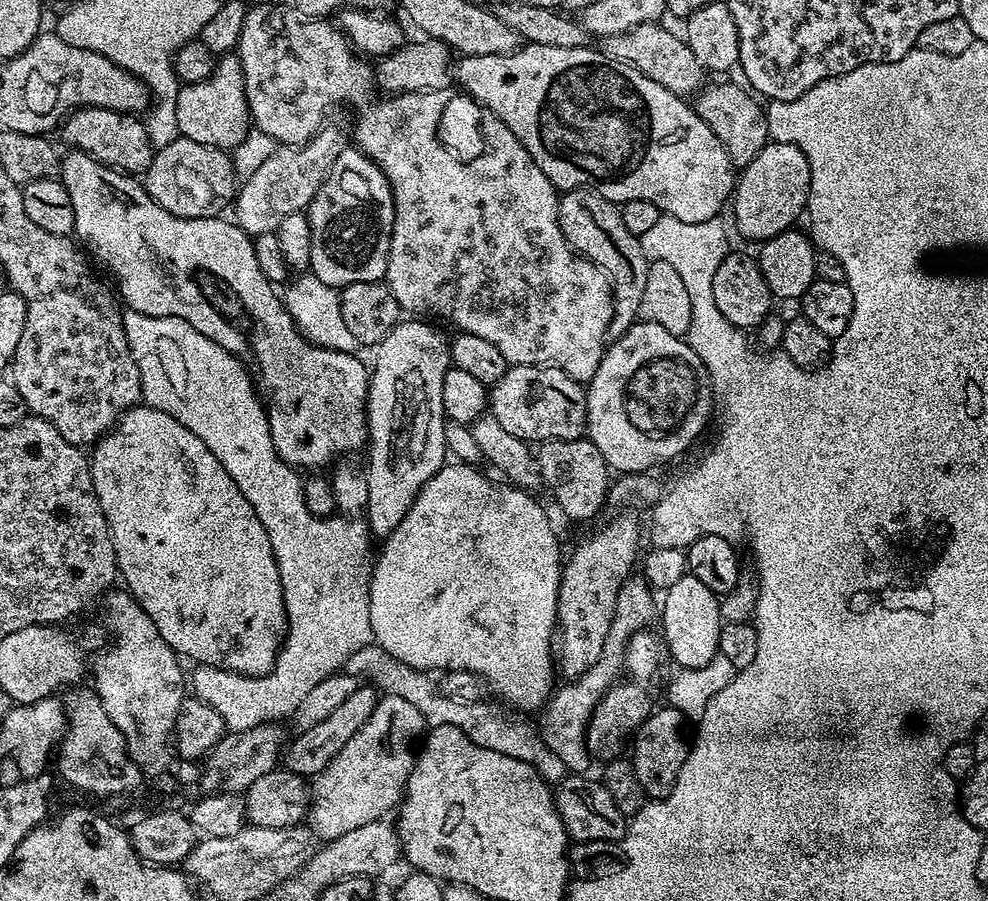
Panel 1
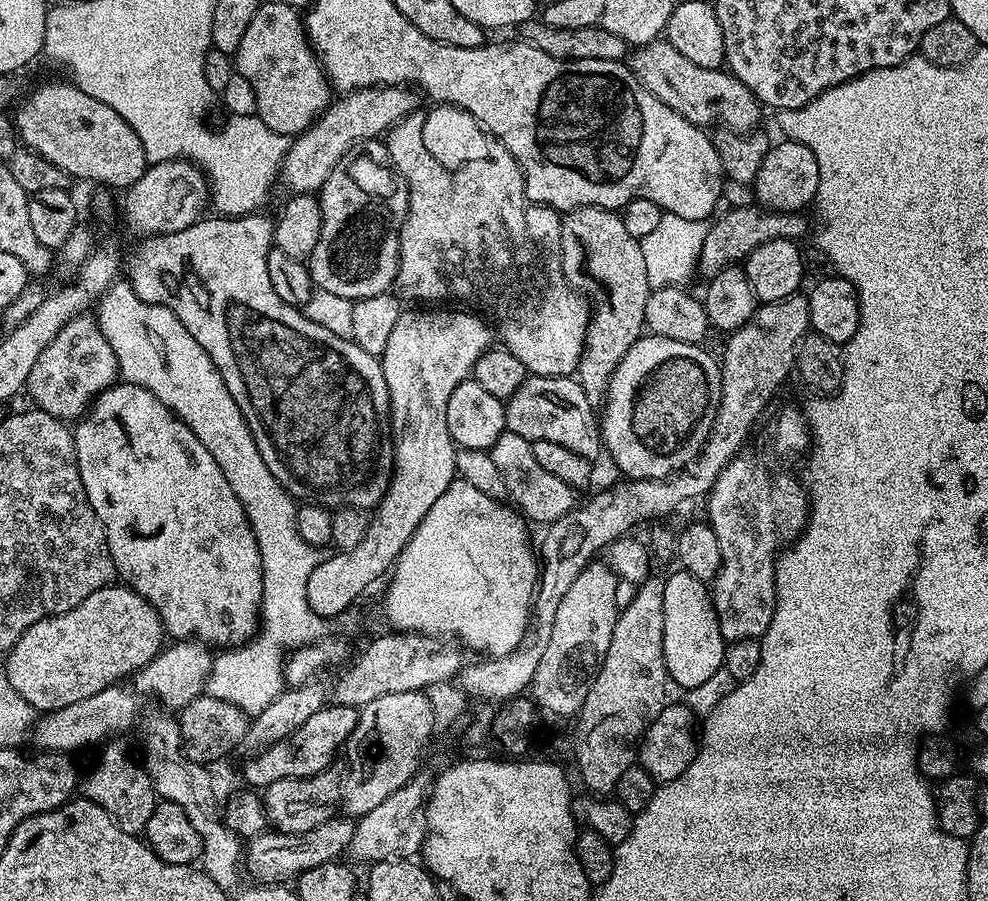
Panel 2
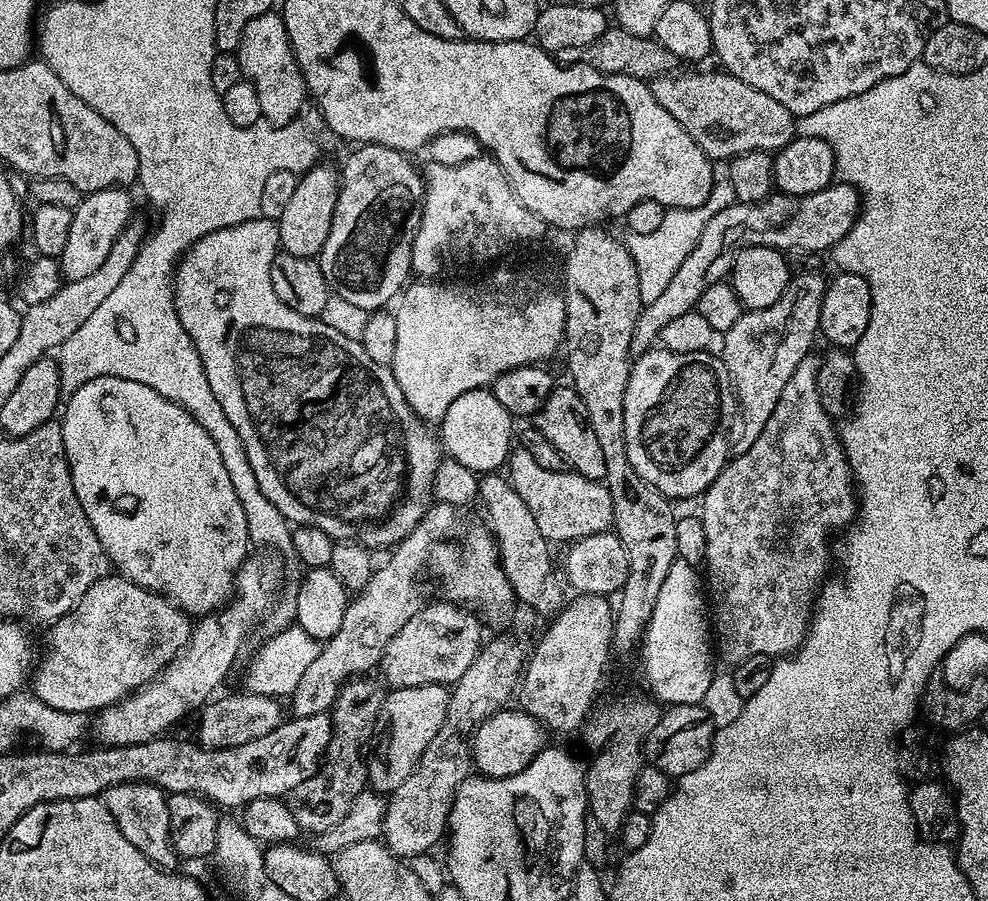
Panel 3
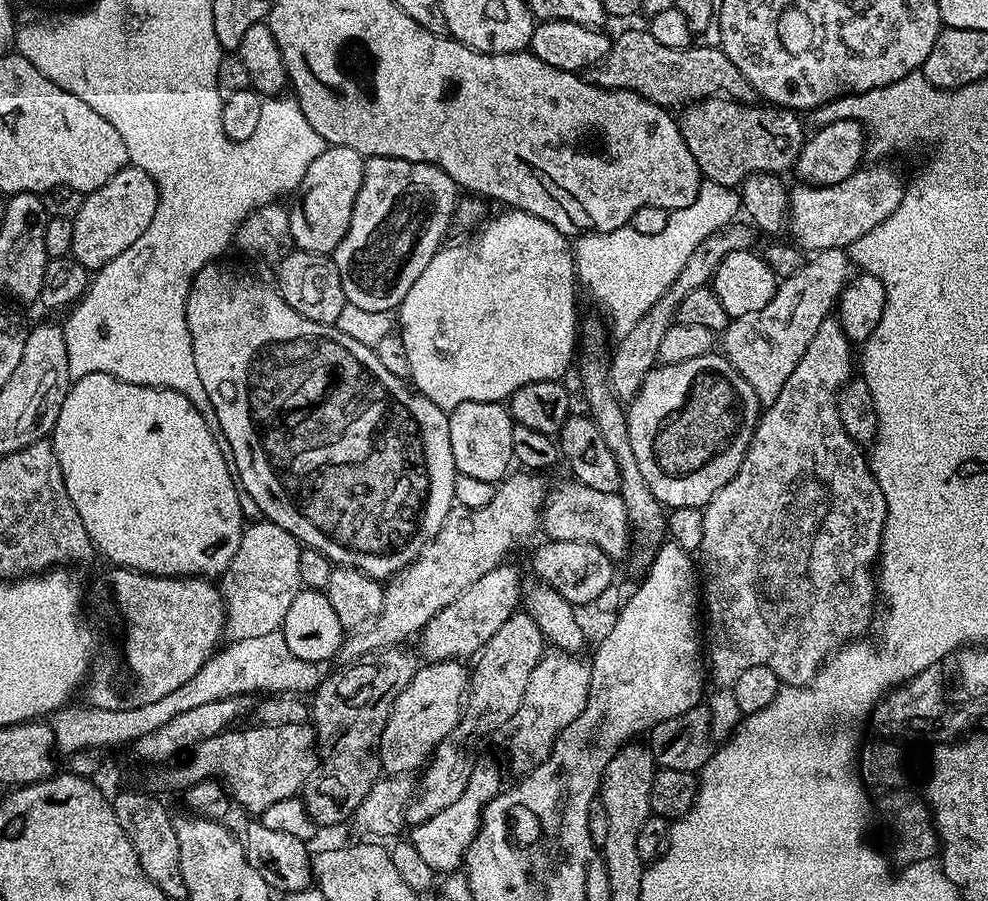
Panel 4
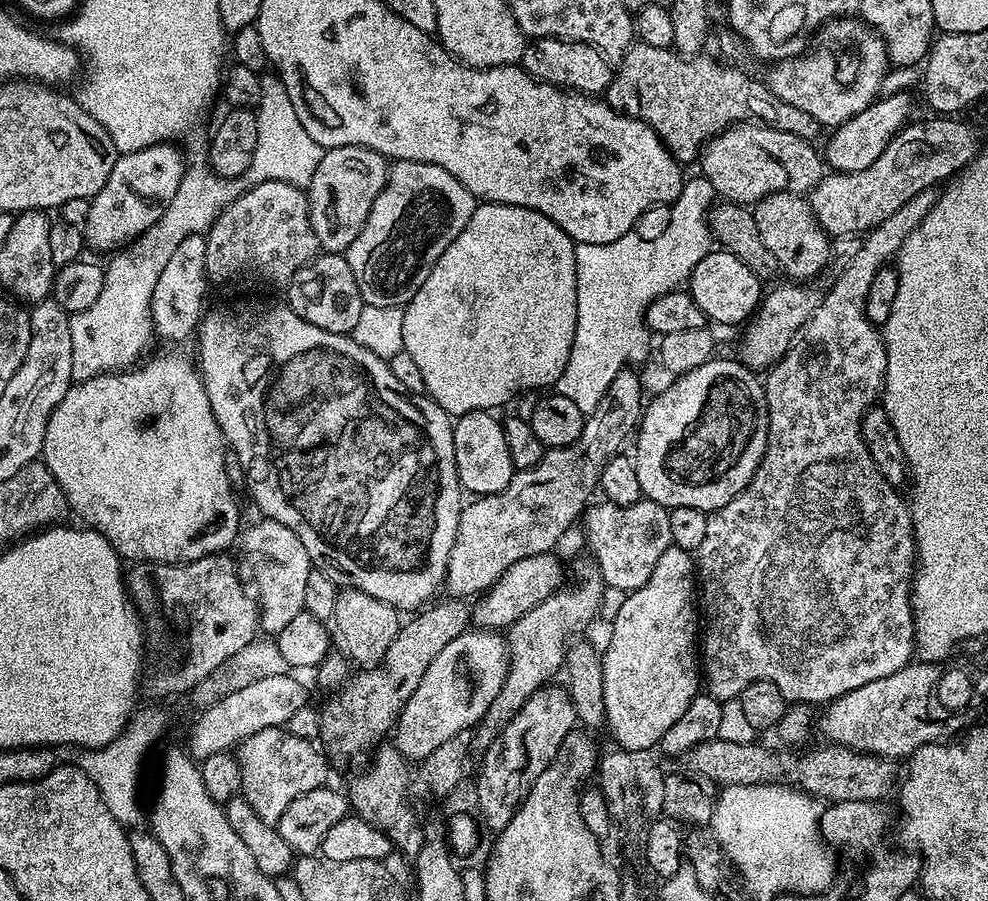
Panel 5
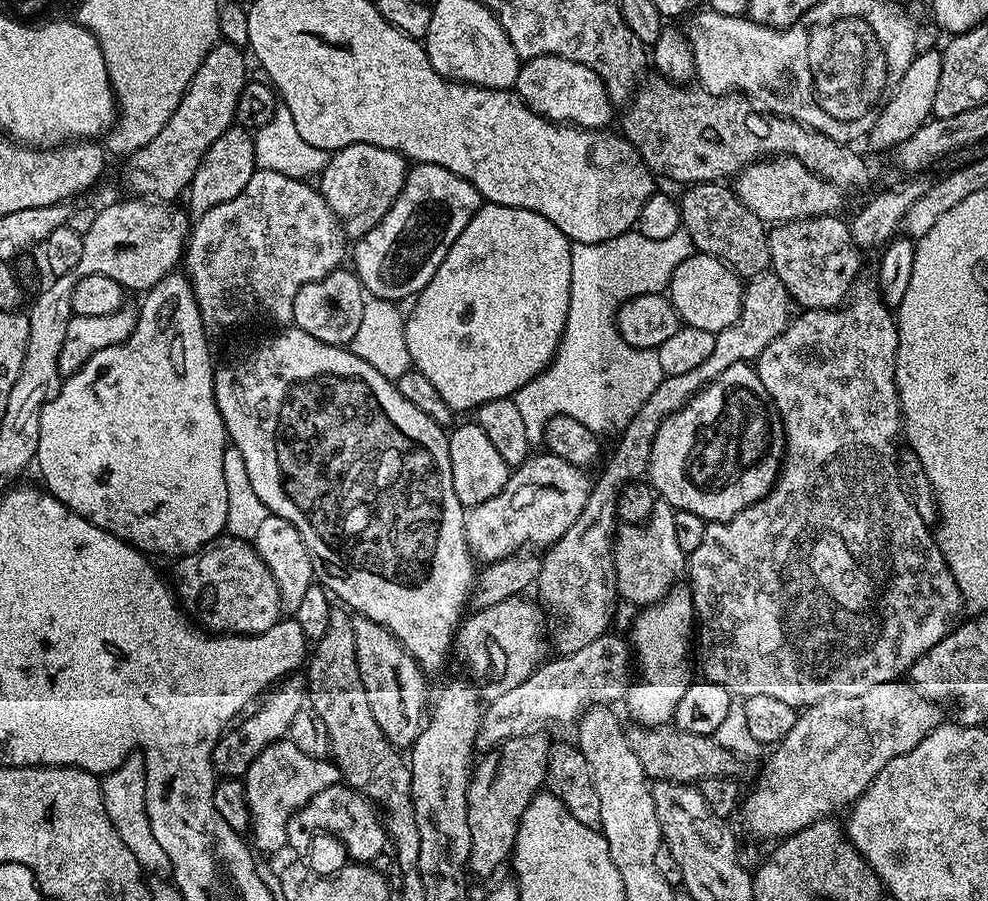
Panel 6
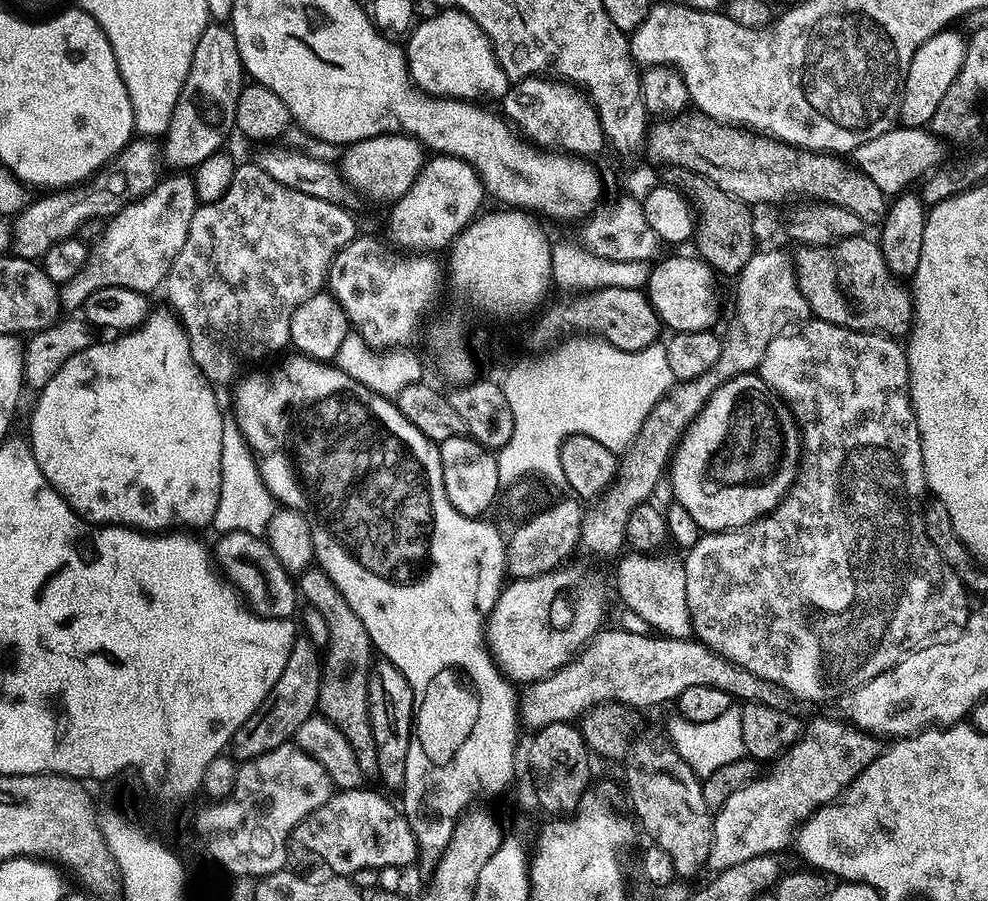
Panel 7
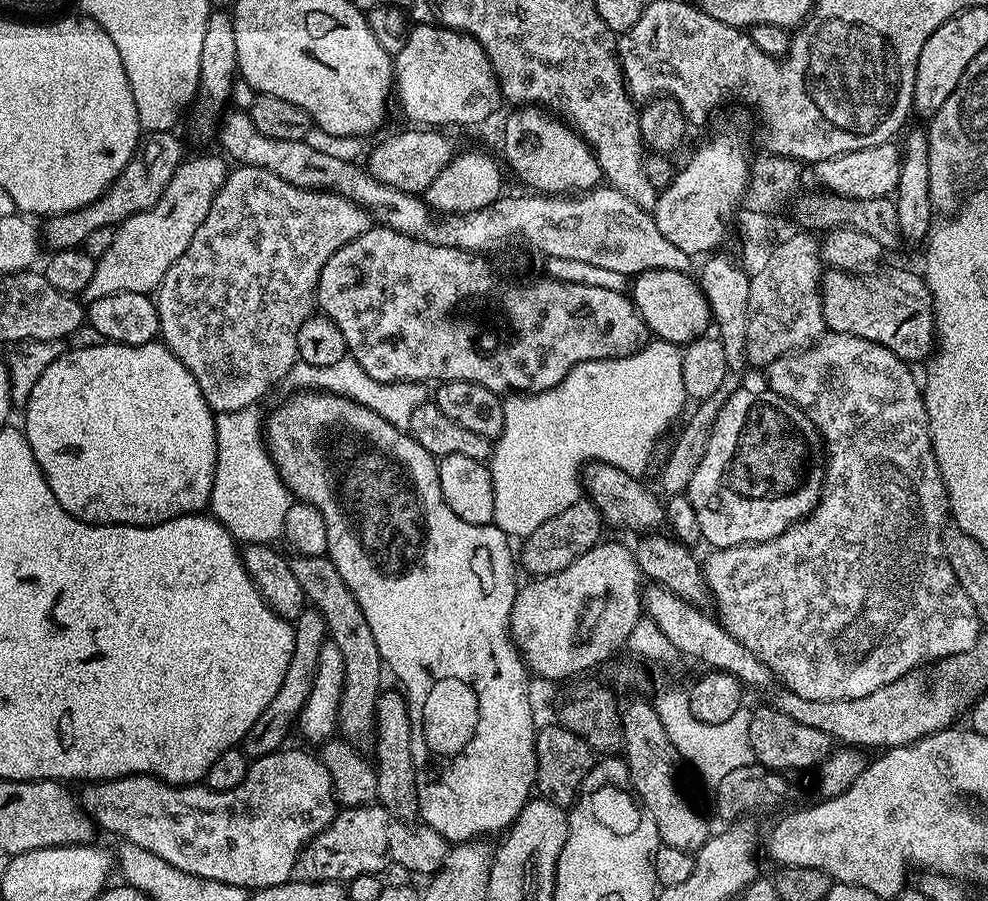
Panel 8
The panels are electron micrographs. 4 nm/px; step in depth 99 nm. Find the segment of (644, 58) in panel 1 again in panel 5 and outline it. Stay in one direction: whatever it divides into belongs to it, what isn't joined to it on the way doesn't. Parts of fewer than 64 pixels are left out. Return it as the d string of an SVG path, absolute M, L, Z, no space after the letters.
M745 122L733 124L719 136L713 136L704 145L699 157L699 171L708 179L710 186L714 186L717 197L721 201L745 206L755 206L763 196L771 192L794 192L807 194L824 179L826 175L826 164L821 153L814 149L813 141L803 140L798 134L778 130L771 124L759 122Z

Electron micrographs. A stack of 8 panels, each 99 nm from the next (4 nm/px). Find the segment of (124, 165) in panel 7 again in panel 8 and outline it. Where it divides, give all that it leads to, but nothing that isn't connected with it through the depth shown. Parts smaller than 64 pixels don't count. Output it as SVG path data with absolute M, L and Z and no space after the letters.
M175 131L145 135L138 154L133 156L132 161L118 174L118 178L108 191L77 212L47 217L49 249L79 248L92 231L102 226L116 228L123 220L128 220L134 214L142 214L142 210L153 208L162 198L170 178L174 178L174 170L178 170L186 156L176 135Z

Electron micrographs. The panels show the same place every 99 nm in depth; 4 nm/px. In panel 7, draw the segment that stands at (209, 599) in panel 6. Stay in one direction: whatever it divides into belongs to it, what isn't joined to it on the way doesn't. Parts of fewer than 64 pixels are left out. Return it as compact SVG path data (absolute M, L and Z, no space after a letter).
M225 532L214 548L214 560L222 569L223 575L230 578L243 603L263 620L287 620L293 614L298 601L298 584L289 572L278 562L274 550L270 550L264 536L245 532Z

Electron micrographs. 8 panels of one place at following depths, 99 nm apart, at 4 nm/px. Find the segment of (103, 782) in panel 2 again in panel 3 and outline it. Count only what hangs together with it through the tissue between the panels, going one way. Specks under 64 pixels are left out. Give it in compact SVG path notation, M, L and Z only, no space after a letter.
M143 782L118 784L106 789L102 793L102 799L118 830L126 834L126 842L130 842L130 846L138 846L138 850L142 850L142 854L146 854L146 858L150 858L150 862L154 862L159 868L172 870L177 867L178 857L172 839L168 836L168 796L163 788Z

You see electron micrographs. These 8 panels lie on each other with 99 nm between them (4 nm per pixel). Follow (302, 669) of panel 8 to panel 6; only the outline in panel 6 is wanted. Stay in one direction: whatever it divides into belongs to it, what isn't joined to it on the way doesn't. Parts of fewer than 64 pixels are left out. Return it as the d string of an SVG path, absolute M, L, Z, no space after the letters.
M296 678L285 679L278 687L269 691L263 697L263 700L265 700L257 712L249 711L243 719L233 723L228 731L220 735L212 751L212 768L215 770L217 777L244 777L248 772L248 767L256 761L262 749L287 737L290 722L294 722L294 718L298 718L298 714L305 711L306 708L305 681L303 679L292 679Z

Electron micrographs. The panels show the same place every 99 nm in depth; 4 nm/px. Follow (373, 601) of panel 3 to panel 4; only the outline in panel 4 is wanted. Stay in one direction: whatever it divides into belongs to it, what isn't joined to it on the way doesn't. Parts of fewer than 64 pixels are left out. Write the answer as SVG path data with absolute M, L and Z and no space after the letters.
M528 470L513 471L497 487L494 498L490 498L490 502L486 502L484 508L452 507L450 514L446 514L446 522L442 522L442 530L438 530L438 534L433 540L428 541L420 555L403 572L387 581L384 589L384 605L380 615L363 630L357 631L345 639L342 649L345 661L355 662L360 657L368 655L369 652L403 645L408 642L404 640L410 639L412 635L413 639L417 634L423 632L424 627L430 622L430 618L434 618L434 614L438 614L438 610L450 606L450 602L454 602L454 598L458 598L458 594L462 594L462 590L466 590L466 586L474 586L474 582L478 582L478 578L482 578L482 574L490 574L490 570L505 563L515 544L530 539L535 532L538 532L542 524L544 502L550 491L550 484L547 484L540 476L543 475L533 474Z

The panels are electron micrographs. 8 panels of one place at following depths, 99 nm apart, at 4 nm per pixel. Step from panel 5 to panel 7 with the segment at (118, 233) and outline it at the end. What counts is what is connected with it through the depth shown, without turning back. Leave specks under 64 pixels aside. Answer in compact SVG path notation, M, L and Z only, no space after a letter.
M218 22L211 23L194 48L182 93L172 107L171 118L166 121L162 158L167 167L169 165L172 170L182 172L192 170L206 158L221 151L224 136L230 132L232 134L235 129L235 112L245 85L244 64L231 27Z

